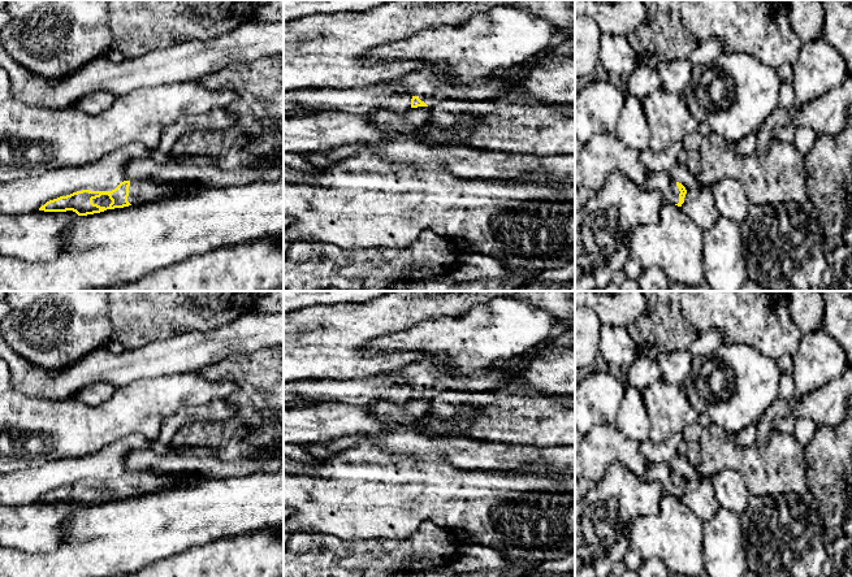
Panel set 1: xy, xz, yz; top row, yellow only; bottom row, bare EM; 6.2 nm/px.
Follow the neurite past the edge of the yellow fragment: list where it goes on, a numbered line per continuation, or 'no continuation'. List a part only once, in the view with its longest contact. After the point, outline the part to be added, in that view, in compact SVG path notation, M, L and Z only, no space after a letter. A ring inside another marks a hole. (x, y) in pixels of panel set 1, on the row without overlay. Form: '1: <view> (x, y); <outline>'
1: xy (104, 491); M101 486L100 489L92 490L92 494L107 499L112 494L112 491L108 486Z

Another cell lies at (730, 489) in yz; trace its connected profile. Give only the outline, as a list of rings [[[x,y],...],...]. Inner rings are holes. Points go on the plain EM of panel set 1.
[[[722,470],[710,477],[715,499],[722,508],[741,515],[747,509],[749,491],[745,478],[736,470]]]

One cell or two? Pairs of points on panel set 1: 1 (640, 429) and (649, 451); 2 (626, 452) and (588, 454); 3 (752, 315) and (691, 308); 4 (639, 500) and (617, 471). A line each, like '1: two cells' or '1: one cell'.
1: two cells
2: one cell
3: one cell
4: one cell

